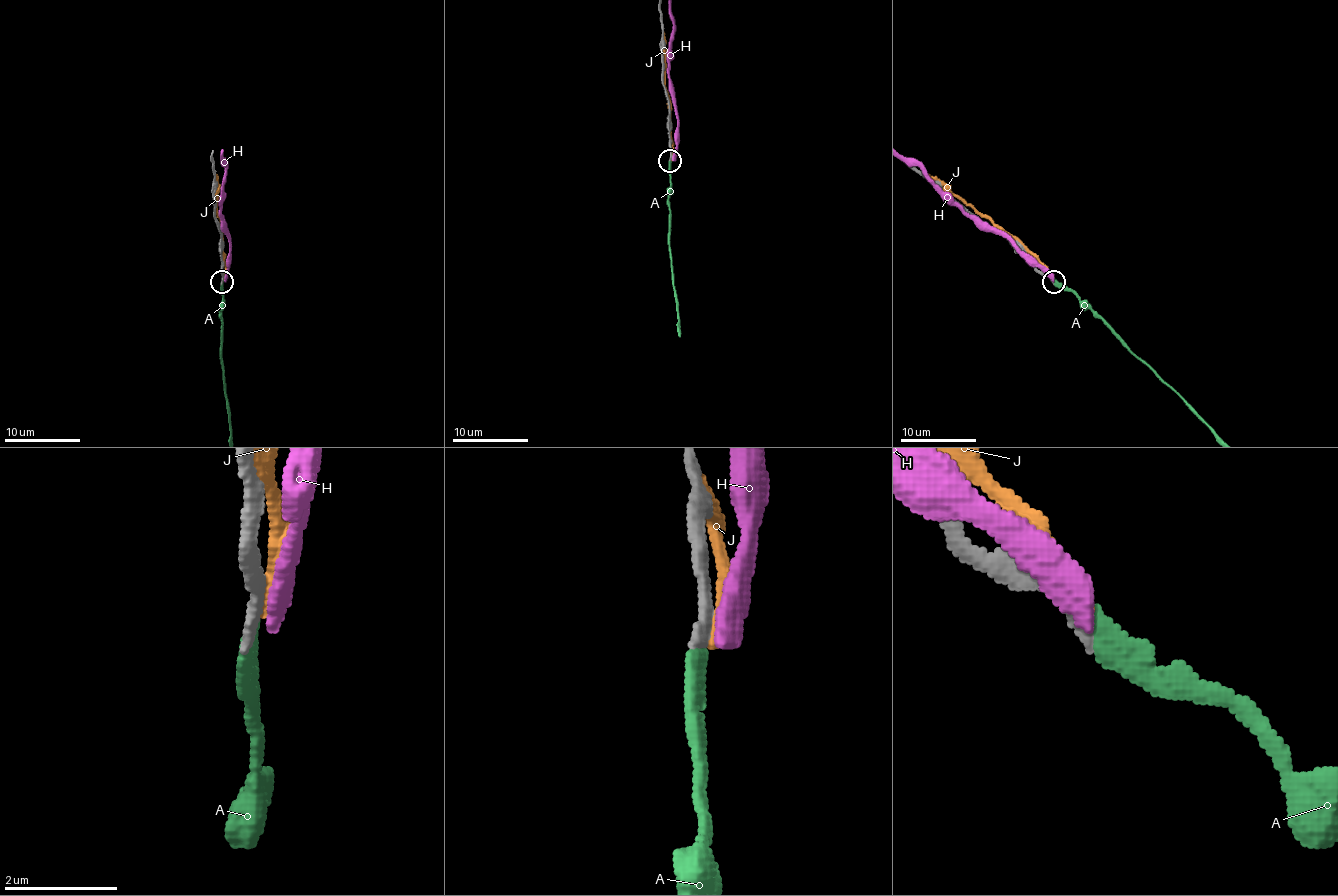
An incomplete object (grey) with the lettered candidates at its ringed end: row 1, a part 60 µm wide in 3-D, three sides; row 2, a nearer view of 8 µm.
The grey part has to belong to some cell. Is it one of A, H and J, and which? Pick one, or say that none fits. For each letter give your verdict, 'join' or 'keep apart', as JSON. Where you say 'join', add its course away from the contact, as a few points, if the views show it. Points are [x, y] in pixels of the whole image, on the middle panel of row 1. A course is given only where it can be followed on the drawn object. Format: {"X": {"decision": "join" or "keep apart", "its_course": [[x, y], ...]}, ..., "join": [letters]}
{"A": {"decision": "join"}, "H": {"decision": "keep apart"}, "J": {"decision": "keep apart"}, "join": ["A"]}

